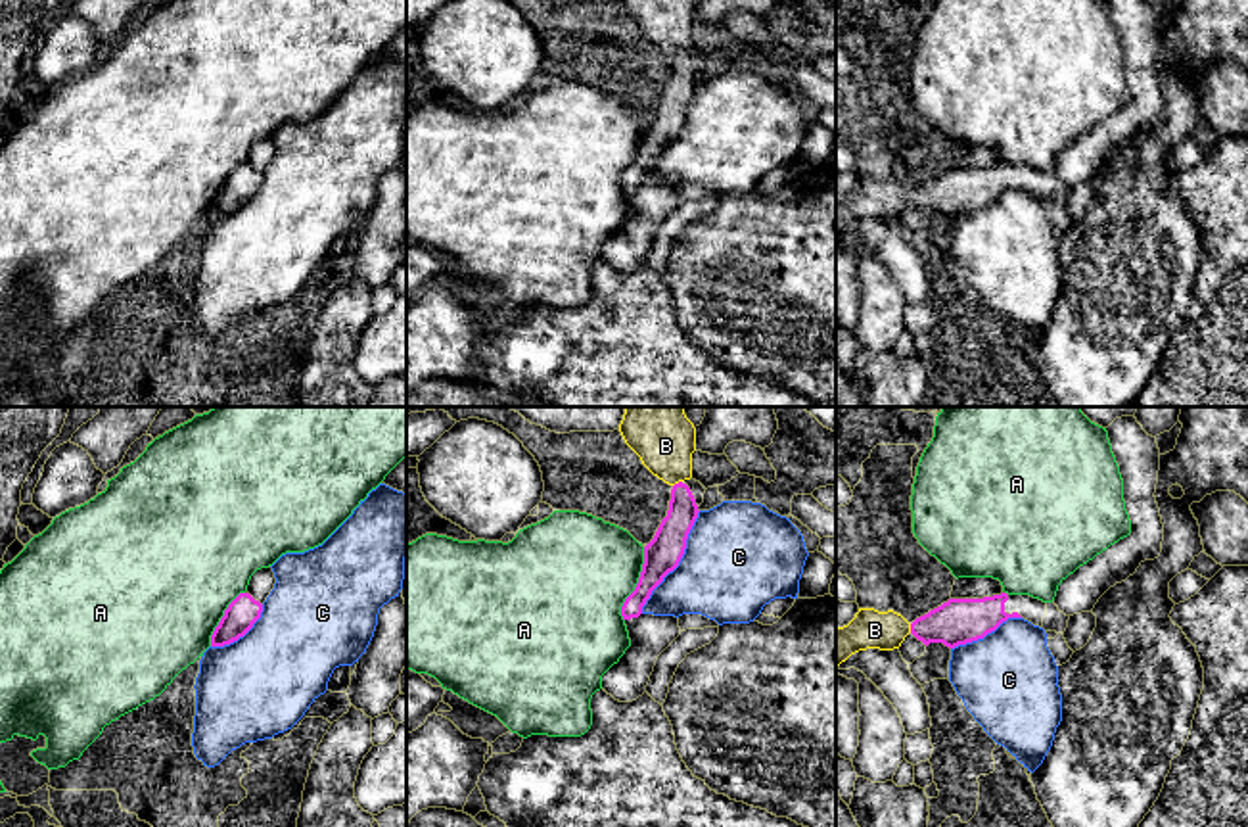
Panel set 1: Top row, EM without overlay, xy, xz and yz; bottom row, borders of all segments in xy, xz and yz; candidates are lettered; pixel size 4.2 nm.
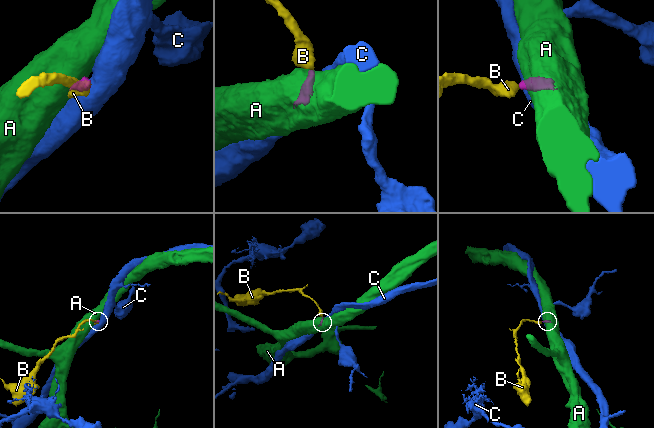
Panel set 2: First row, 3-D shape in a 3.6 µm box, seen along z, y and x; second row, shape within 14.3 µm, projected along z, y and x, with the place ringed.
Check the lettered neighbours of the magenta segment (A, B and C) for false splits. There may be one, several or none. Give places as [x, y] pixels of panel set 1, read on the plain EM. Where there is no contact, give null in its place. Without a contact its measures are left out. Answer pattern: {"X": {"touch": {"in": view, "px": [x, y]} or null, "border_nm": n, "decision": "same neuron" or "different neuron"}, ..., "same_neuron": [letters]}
{"A": {"touch": {"in": "xz", "px": [637, 154]}, "border_nm": 320, "decision": "different neuron"}, "B": {"touch": {"in": "xz", "px": [679, 52]}, "border_nm": 50, "decision": "same neuron"}, "C": {"touch": {"in": "xz", "px": [679, 131]}, "border_nm": 500, "decision": "different neuron"}, "same_neuron": ["B"]}

